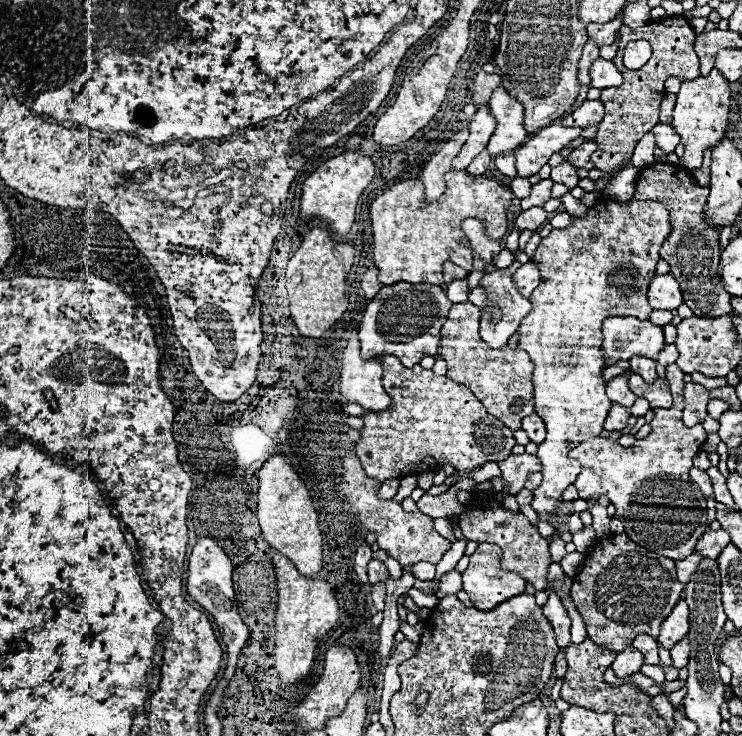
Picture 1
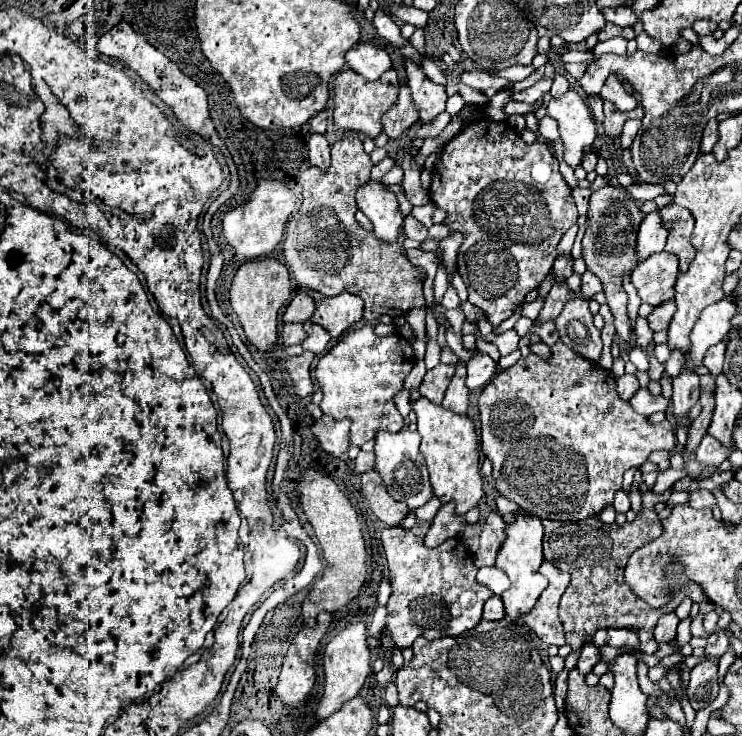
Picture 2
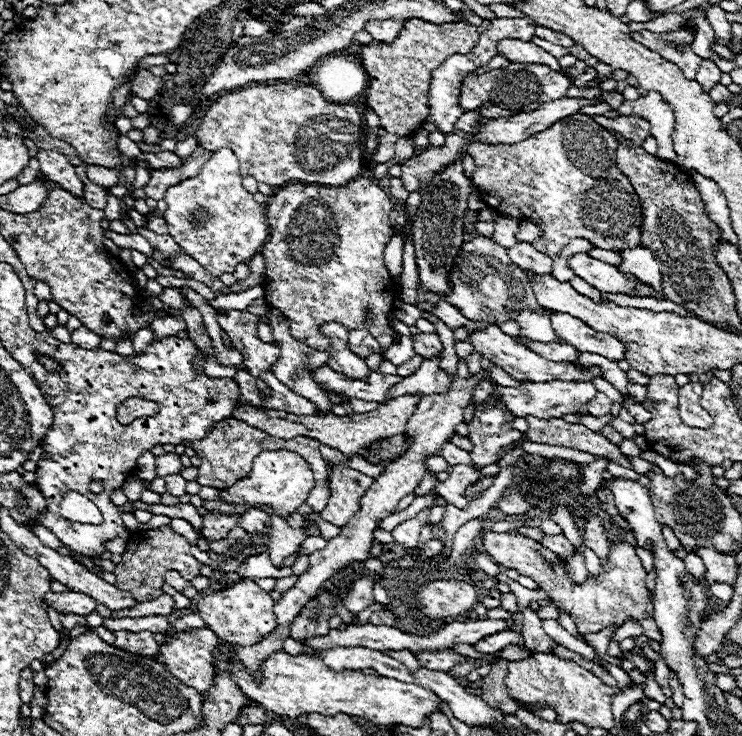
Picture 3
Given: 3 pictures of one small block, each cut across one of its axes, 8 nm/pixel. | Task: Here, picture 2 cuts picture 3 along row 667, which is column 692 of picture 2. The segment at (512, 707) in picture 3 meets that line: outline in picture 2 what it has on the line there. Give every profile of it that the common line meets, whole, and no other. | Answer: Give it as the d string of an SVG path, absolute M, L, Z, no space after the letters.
M692 490L688 504L692 508L698 508L698 510L704 510L704 508L712 510L718 502L716 502L716 498L714 498L714 494L710 490Z

